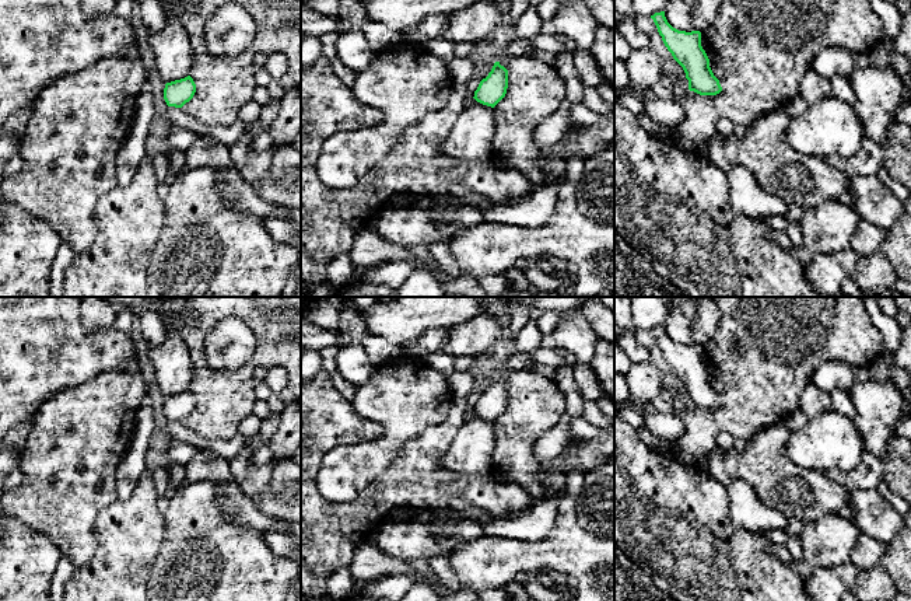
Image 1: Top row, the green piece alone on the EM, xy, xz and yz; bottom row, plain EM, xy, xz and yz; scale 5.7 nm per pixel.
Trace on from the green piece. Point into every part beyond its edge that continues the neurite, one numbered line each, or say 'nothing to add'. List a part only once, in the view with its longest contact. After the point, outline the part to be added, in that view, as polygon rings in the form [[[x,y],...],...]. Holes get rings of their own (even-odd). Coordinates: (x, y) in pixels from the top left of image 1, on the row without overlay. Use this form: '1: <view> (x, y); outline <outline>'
nothing to add

